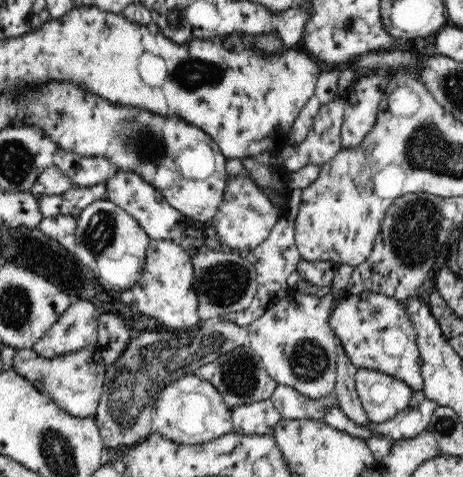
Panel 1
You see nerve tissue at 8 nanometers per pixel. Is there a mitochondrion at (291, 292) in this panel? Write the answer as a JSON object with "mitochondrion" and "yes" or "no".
{"mitochondrion":"no"}

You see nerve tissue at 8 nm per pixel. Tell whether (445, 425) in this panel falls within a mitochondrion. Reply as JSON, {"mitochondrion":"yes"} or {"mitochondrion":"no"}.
{"mitochondrion":"yes"}

